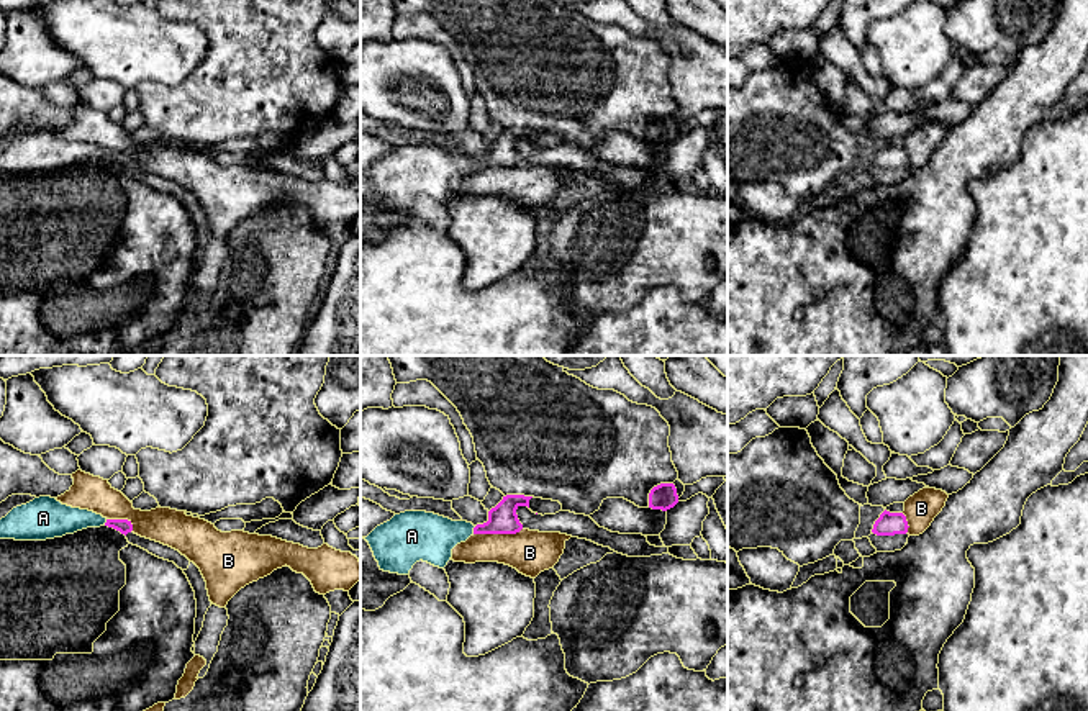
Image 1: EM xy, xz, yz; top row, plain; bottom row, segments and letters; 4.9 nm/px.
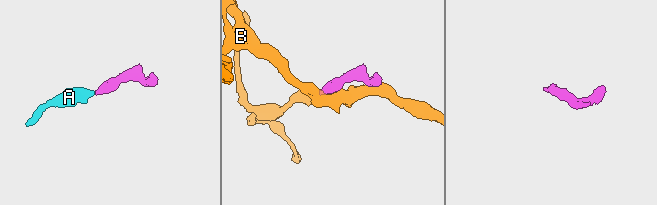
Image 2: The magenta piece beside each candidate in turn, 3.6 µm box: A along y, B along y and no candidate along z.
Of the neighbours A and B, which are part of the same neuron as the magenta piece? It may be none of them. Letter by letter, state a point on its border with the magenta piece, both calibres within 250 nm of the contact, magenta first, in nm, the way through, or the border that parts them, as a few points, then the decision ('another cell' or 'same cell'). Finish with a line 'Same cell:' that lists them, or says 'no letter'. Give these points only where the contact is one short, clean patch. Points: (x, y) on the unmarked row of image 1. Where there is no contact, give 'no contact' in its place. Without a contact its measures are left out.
A: xz (474, 163) | 140/240 nm | across xz (502, 153), (489, 161), (474, 163), (425, 169) | same cell
B: xz (497, 166) | 140/220 nm | another cell
Same cell: A

